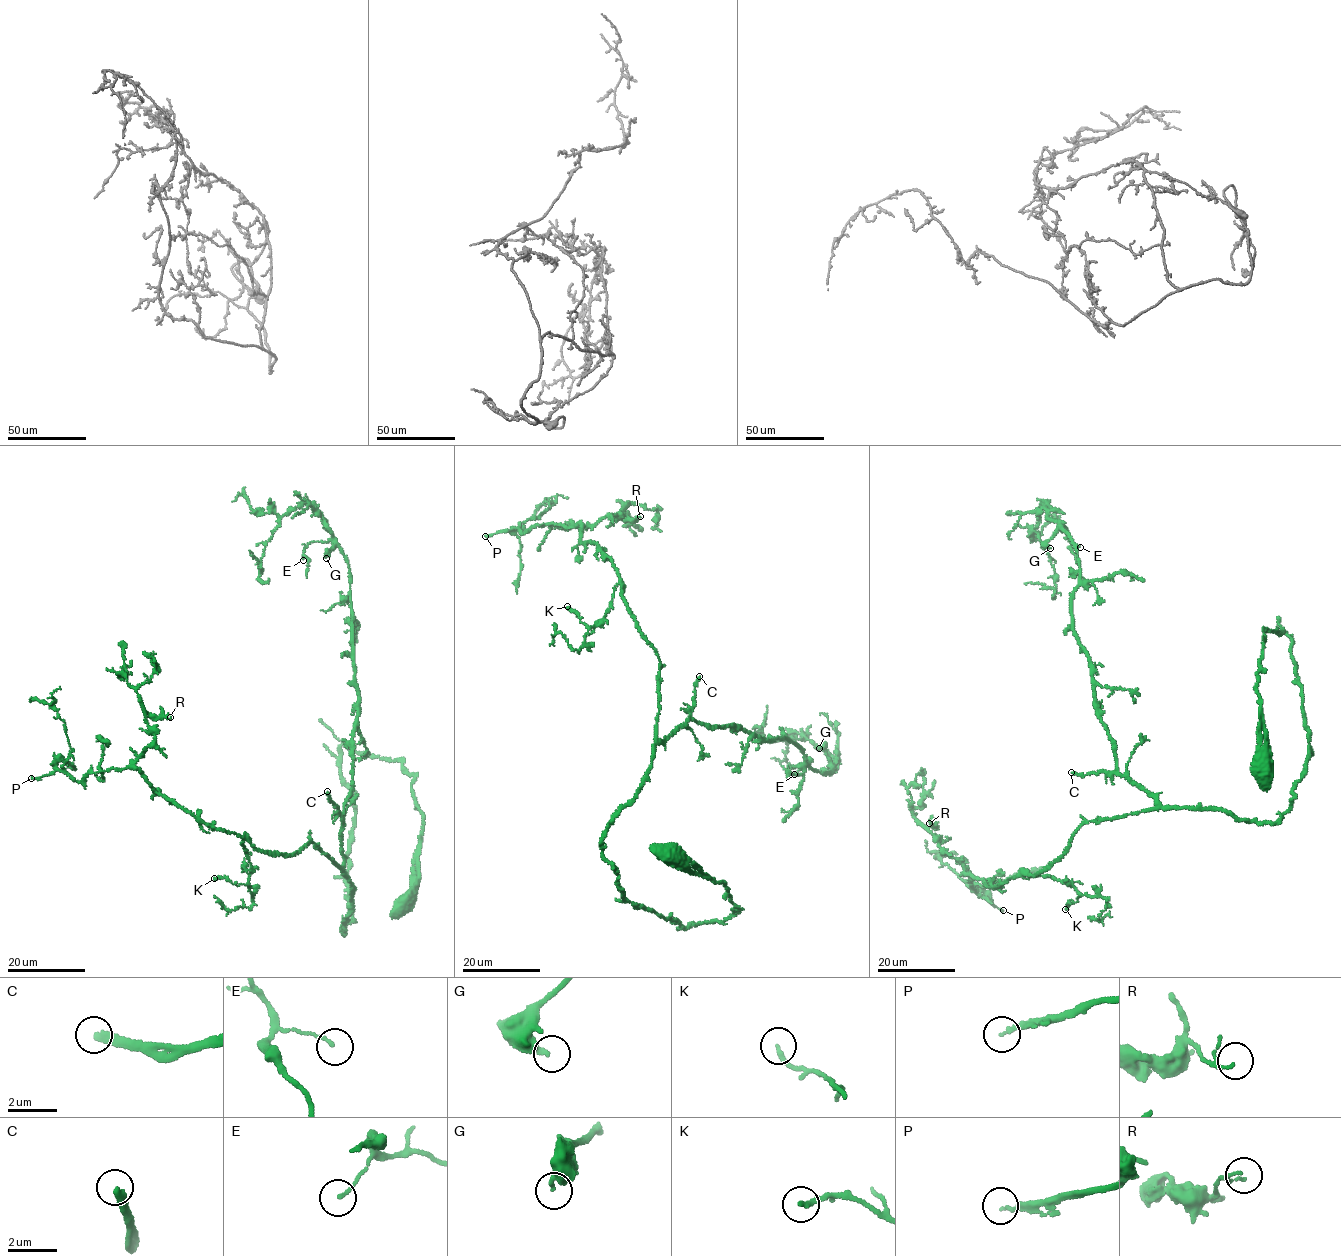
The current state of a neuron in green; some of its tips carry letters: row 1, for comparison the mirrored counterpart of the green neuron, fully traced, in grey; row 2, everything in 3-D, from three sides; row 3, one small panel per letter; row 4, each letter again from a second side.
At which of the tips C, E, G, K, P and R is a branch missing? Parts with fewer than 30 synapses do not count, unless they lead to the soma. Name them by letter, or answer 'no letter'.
C, P

